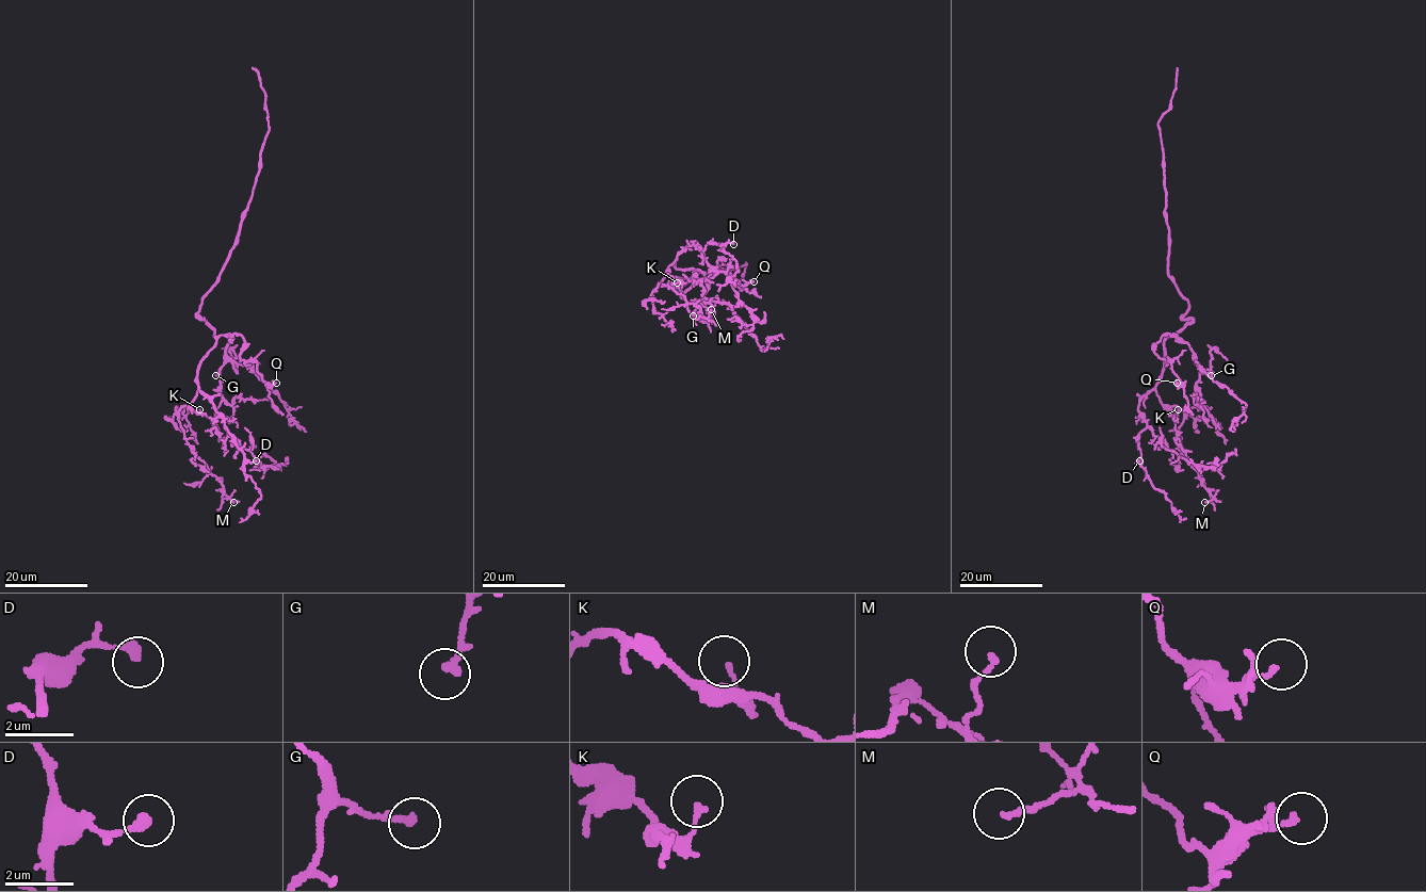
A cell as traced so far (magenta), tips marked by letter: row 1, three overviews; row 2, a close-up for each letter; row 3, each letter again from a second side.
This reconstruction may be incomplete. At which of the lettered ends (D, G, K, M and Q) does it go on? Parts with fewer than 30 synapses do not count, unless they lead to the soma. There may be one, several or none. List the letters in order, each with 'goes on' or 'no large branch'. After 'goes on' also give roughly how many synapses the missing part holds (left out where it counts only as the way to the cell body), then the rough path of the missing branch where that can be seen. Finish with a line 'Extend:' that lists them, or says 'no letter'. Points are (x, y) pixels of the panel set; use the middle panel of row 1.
D: no large branch
G: no large branch
K: no large branch
M: no large branch
Q: no large branch
Extend: no letter

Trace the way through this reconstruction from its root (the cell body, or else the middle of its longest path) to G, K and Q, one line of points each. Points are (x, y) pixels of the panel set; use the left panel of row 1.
G: (204, 319), (214, 329), (215, 336), (227, 335), (230, 341), (224, 365), (215, 375)
K: (204, 319), (214, 329), (215, 345), (198, 369), (198, 390), (192, 408), (201, 414), (199, 409)
Q: (204, 319), (214, 329), (215, 336), (239, 334), (244, 341), (240, 358), (254, 360), (265, 383), (276, 383)

